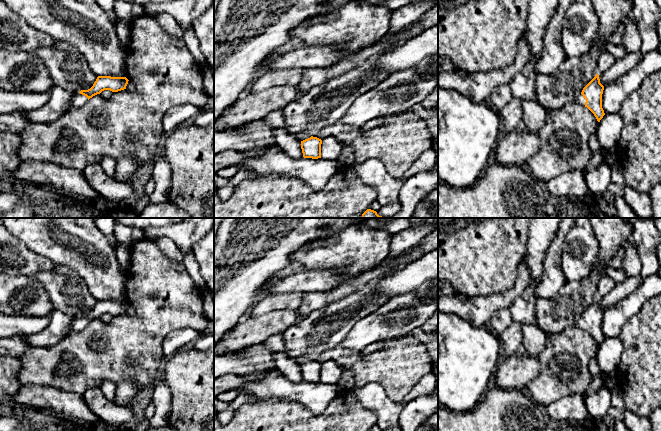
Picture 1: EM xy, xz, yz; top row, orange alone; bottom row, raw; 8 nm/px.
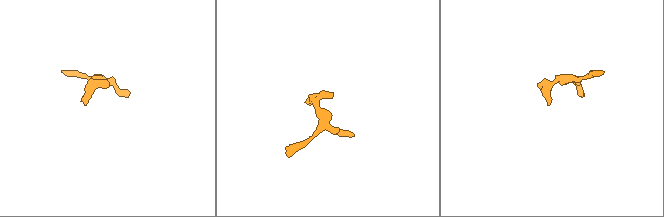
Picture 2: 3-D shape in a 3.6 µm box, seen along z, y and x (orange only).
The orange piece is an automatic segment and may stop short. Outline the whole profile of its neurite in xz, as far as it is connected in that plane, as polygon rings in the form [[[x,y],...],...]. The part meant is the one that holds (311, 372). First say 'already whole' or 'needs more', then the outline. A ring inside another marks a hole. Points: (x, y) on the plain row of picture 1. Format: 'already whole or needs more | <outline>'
needs more | [[[298,358],[296,362],[301,366],[301,373],[304,382],[321,382],[321,363],[309,360],[308,358]]]

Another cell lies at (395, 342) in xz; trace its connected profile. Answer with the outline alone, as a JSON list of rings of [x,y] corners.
[[[401,336],[389,338],[384,346],[367,356],[362,356],[359,351],[353,351],[341,344],[322,352],[315,361],[323,364],[326,361],[334,361],[343,371],[353,372],[353,385],[363,387],[371,382],[380,384],[388,397],[401,403],[404,397],[426,375],[433,372],[434,361],[429,357],[426,346],[414,337]]]

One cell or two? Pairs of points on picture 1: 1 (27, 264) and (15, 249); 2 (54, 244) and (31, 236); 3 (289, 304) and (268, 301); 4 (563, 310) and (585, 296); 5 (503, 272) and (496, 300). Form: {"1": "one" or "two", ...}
{"1": "one", "2": "one", "3": "one", "4": "one", "5": "two"}

